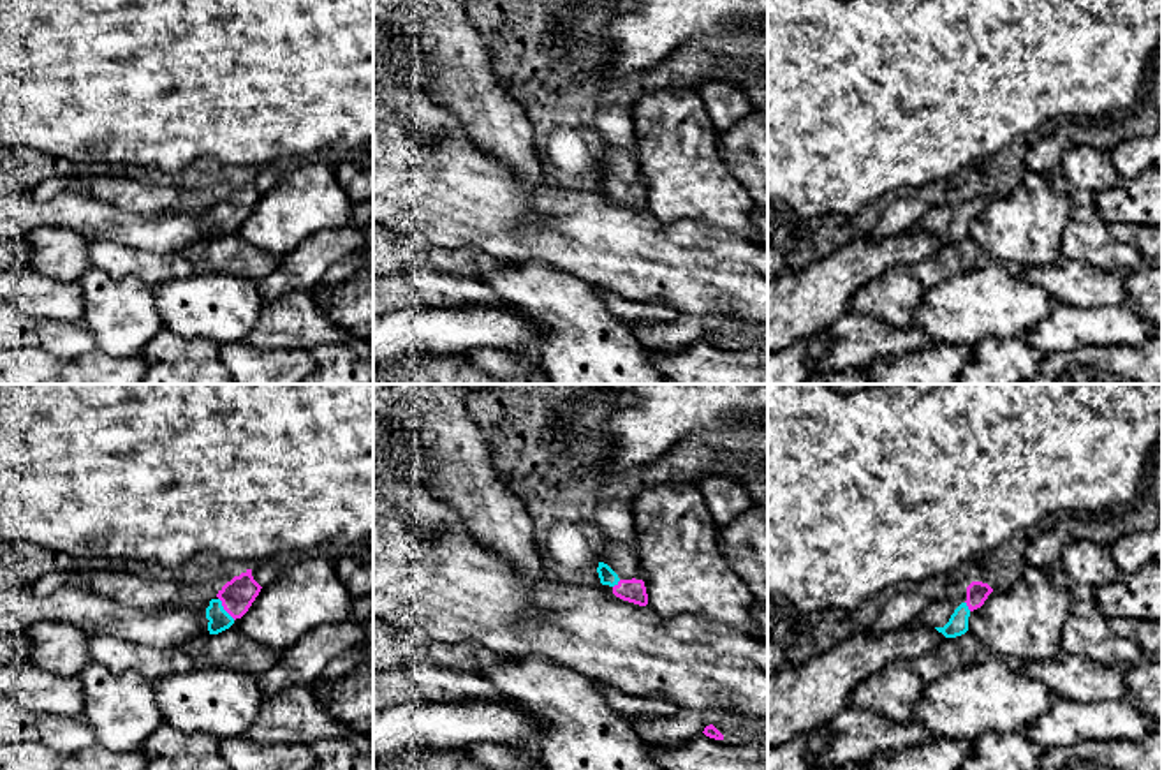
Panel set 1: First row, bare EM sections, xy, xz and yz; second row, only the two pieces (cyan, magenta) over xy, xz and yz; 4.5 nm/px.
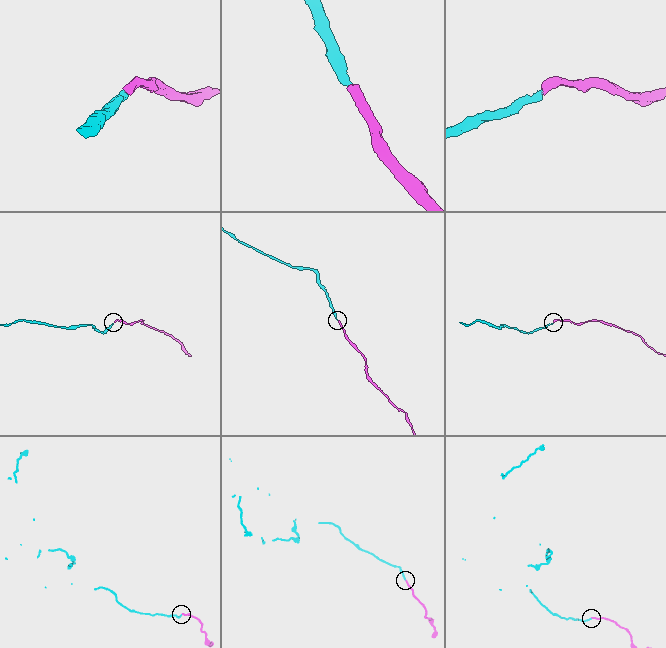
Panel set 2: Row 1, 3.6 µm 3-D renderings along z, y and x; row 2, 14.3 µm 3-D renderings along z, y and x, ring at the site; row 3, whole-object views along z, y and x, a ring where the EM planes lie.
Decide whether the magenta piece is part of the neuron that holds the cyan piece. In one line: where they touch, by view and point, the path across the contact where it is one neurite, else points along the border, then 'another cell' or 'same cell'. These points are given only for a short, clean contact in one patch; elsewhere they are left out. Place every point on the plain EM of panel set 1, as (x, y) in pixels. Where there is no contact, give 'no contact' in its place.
meets cyan in xy at (222, 214); runs through xy (219, 224), (222, 214), (236, 201); same cell

